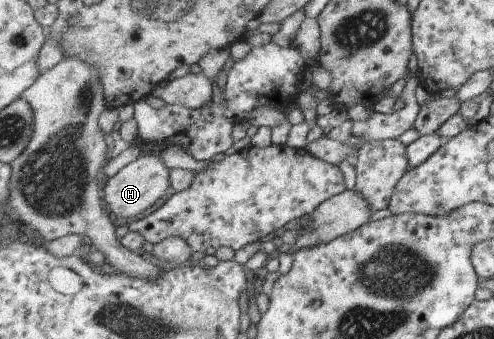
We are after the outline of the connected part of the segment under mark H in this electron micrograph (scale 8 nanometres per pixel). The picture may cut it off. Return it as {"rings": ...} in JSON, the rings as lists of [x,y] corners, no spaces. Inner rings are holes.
{"rings":[[[160,150],[142,155],[109,180],[105,188],[106,202],[118,218],[138,218],[146,214],[154,204],[168,194],[170,188],[173,188],[172,168],[166,166],[161,155]]]}

